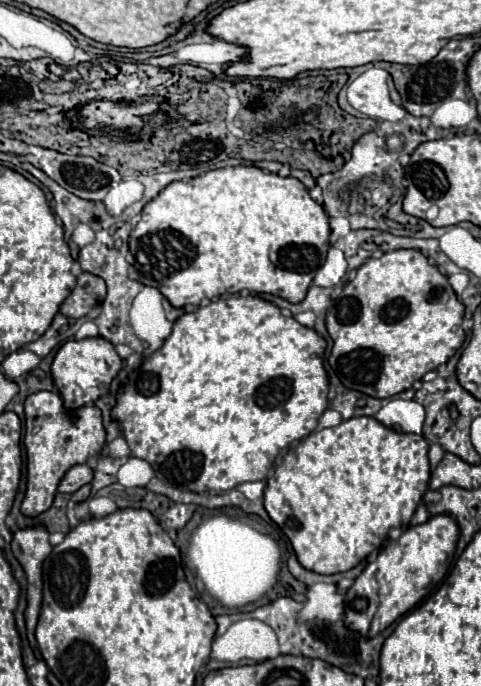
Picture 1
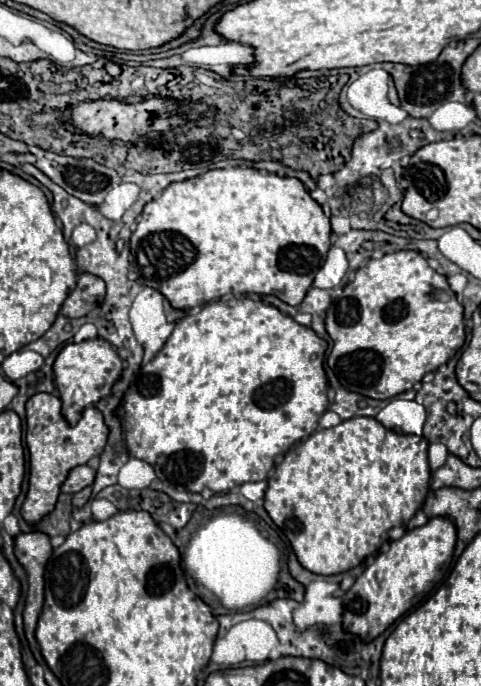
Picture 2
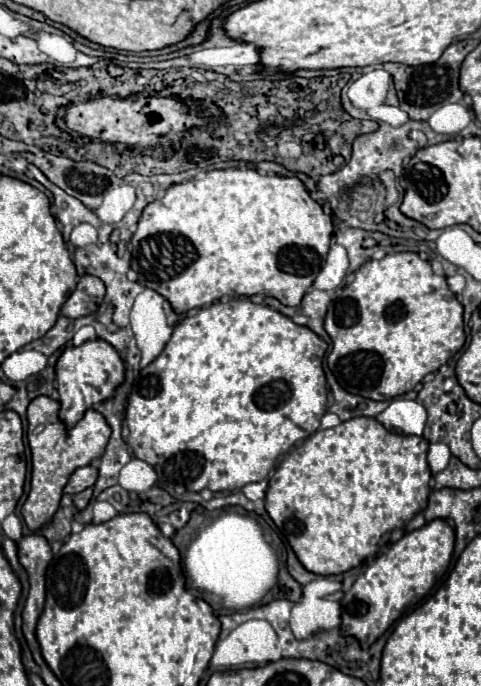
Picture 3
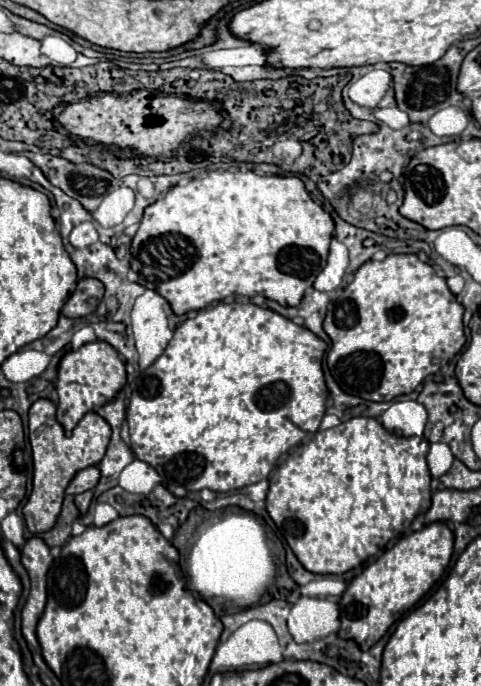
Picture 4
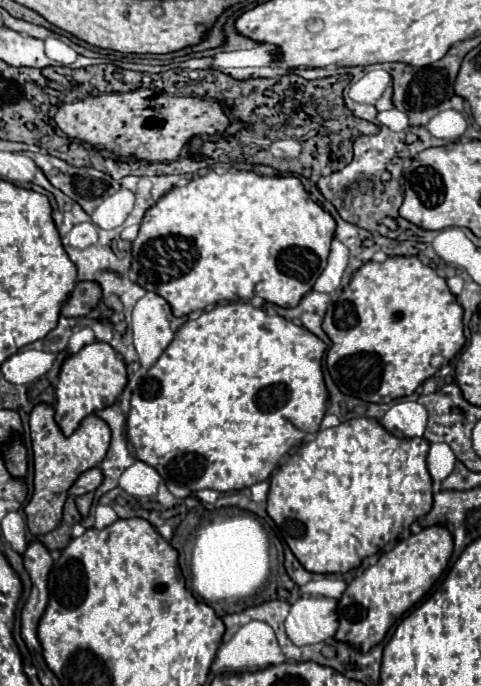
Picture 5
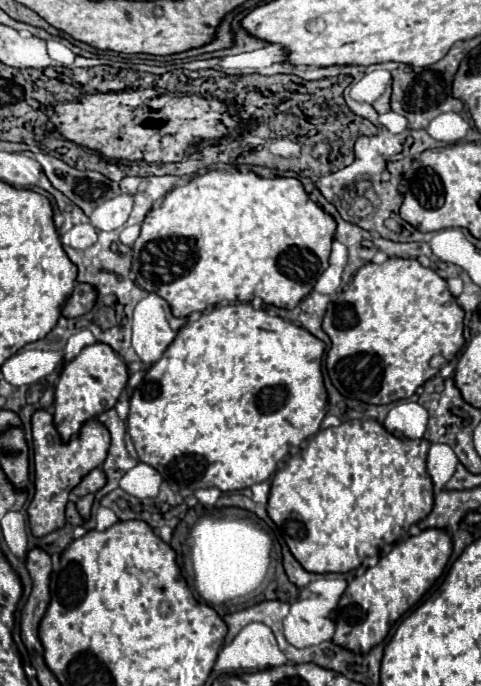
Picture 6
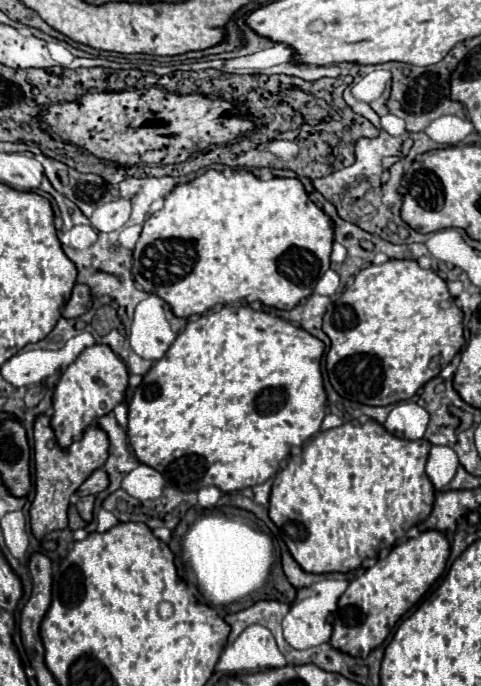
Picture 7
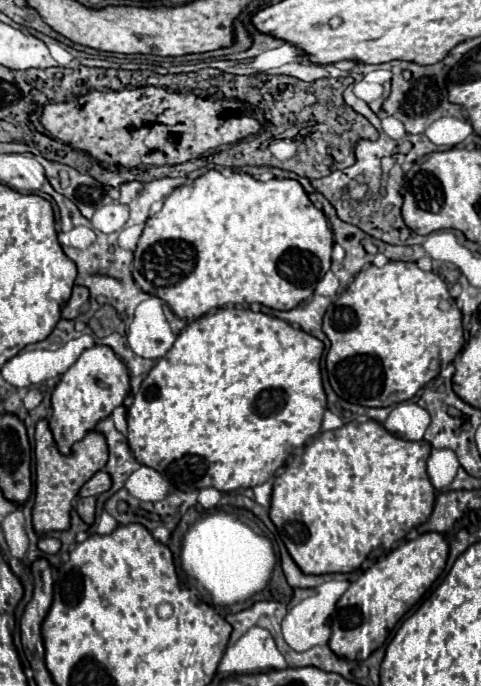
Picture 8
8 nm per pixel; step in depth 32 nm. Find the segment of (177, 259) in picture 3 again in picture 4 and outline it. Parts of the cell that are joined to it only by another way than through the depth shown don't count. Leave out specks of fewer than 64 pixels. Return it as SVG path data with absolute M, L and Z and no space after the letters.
M212 170L208 172L204 178L192 178L186 186L172 186L162 198L158 198L152 206L148 206L144 210L144 218L140 222L140 228L134 236L134 250L130 244L130 252L132 252L132 270L138 274L138 284L158 292L160 296L164 296L174 314L182 316L188 314L192 310L202 310L208 308L214 302L222 302L226 298L238 298L238 296L246 296L252 298L256 294L274 300L282 306L298 306L302 296L306 294L308 288L312 288L316 276L324 270L324 260L328 258L328 248L330 248L330 240L334 234L334 220L328 212L322 210L320 204L316 204L310 194L306 192L304 184L300 178L296 176L258 176L252 170L240 170L240 172L218 172Z

